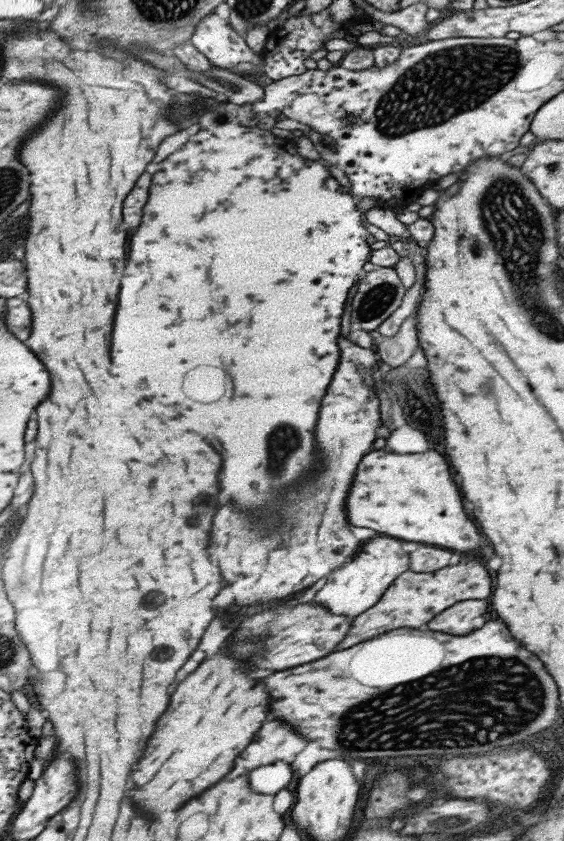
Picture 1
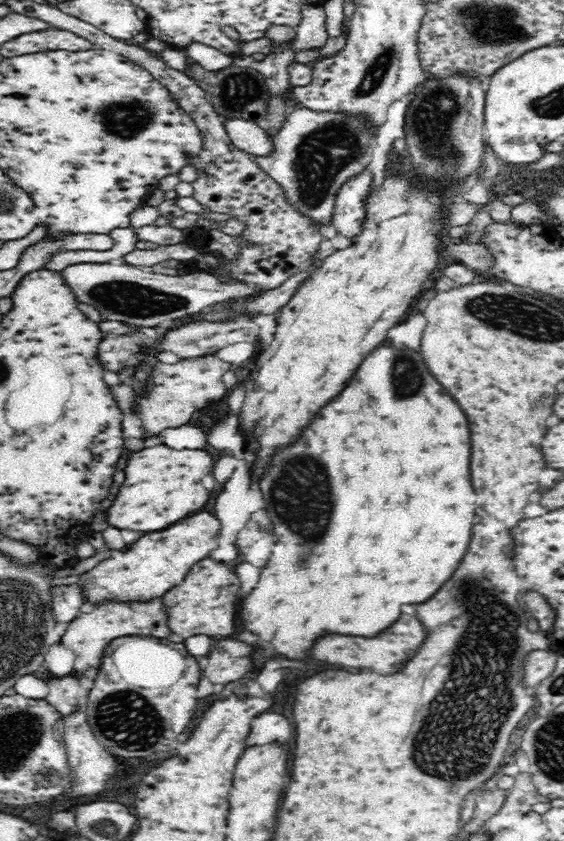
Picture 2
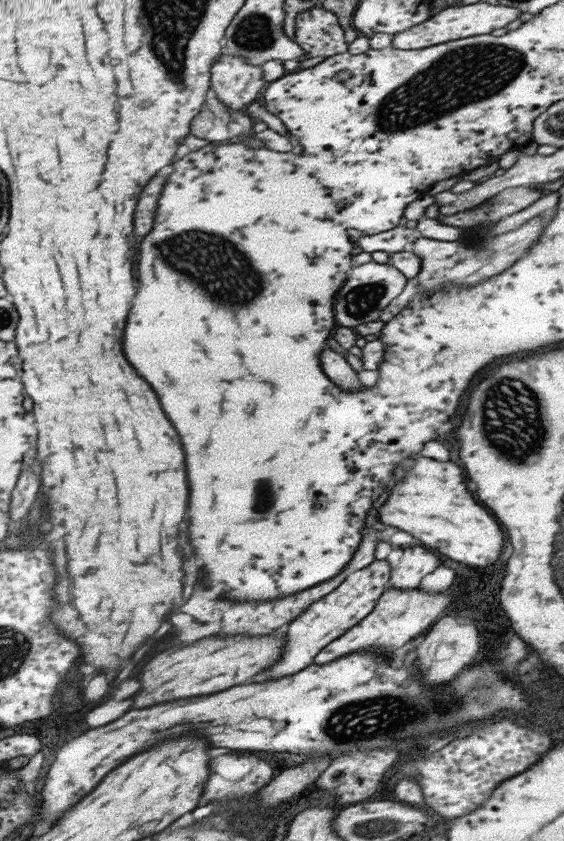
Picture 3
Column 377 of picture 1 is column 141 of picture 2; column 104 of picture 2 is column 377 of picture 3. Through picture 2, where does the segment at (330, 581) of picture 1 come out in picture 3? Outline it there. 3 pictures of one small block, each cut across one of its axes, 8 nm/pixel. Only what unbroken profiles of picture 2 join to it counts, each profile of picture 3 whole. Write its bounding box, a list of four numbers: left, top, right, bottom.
[265,559,391,680]

